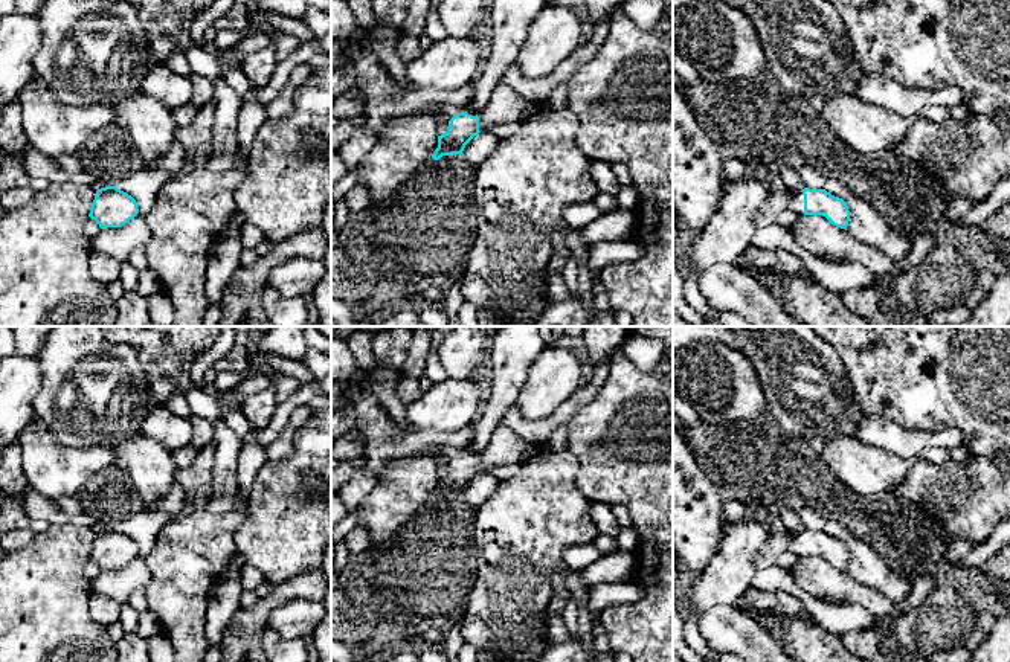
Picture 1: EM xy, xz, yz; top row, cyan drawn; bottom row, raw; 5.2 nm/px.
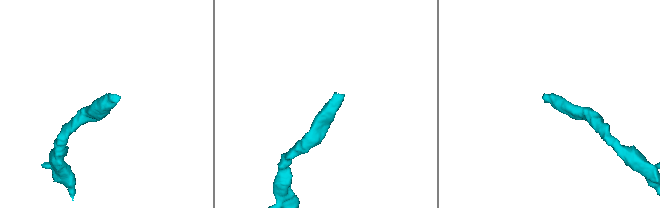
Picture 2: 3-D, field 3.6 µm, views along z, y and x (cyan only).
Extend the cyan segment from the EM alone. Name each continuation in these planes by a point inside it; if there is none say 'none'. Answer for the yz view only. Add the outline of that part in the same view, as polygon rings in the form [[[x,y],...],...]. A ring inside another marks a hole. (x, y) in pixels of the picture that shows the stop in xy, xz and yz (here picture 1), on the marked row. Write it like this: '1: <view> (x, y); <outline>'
1: yz (797, 202); [[[792,192],[789,209],[798,215],[804,215],[804,195],[803,195],[803,192]]]

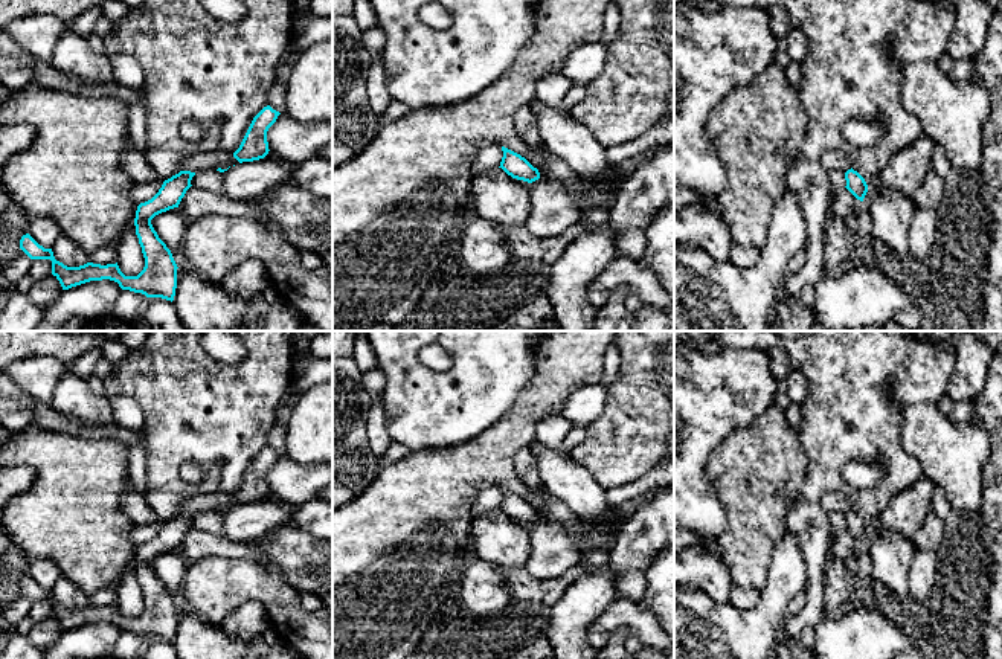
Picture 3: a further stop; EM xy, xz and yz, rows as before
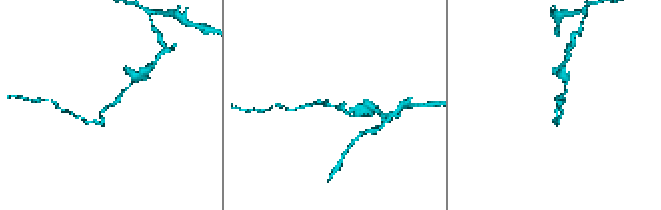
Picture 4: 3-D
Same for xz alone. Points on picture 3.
none

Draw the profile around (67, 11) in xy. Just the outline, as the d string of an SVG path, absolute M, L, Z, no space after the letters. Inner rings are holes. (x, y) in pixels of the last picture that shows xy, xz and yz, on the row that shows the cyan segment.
M0 0L0 29L21 17L53 15L72 24L81 14L105 0Z

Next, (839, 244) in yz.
M845 217L825 218L824 232L824 268L825 273L845 265L848 261L856 262L865 255L860 241L849 230Z

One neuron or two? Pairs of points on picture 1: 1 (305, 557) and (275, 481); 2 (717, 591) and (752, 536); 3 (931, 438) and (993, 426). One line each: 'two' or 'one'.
1: one
2: one
3: two

